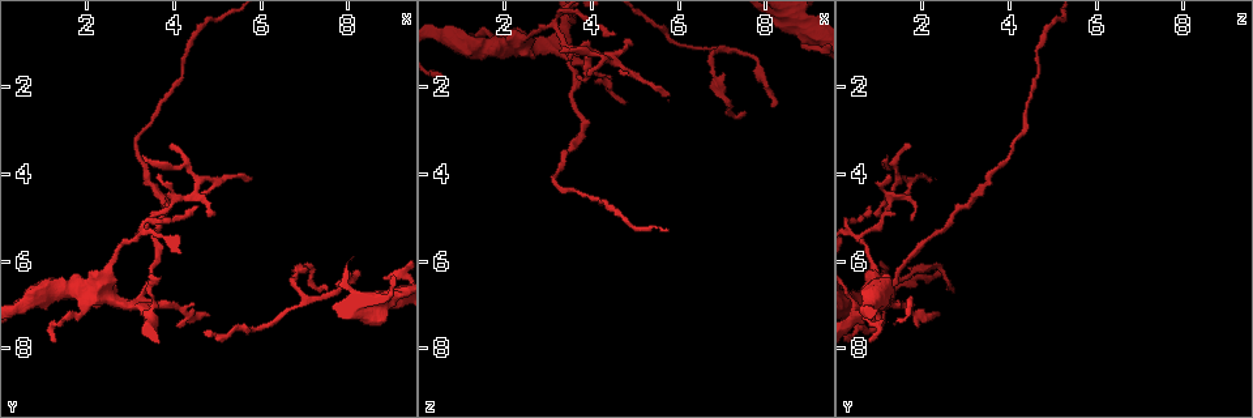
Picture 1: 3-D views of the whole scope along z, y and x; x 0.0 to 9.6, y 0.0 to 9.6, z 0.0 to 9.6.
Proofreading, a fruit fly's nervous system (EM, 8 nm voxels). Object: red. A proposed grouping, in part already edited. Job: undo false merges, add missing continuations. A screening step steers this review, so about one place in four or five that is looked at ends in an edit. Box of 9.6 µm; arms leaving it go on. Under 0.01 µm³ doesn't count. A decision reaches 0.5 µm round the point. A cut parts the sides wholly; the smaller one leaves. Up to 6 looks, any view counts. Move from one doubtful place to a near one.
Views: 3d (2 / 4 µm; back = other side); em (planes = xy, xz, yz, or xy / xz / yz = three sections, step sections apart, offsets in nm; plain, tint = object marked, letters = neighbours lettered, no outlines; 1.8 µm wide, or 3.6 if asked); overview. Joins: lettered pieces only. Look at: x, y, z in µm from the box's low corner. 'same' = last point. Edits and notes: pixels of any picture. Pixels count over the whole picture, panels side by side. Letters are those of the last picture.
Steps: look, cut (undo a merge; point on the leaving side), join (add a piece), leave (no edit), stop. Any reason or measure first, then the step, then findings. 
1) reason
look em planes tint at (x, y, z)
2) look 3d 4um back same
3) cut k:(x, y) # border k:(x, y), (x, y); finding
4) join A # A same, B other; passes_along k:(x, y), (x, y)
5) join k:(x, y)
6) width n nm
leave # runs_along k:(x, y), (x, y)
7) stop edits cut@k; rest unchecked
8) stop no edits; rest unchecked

branch stops here
look em xy step 16 letters at (3.65, 5.00, 1.75)

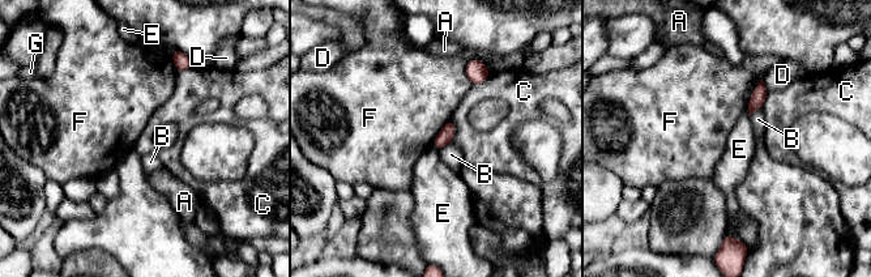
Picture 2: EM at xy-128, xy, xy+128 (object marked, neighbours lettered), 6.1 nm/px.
look em planes letters same

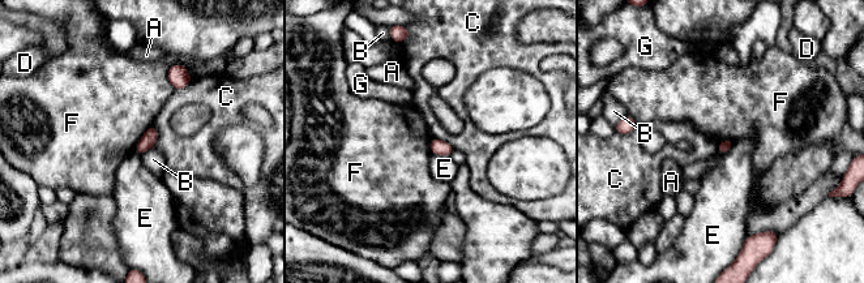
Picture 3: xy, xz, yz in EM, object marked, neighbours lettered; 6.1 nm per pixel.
width 70 nm
leave # A other, B other, C other, D other, E other, F other, G other; border 3:(166, 73), (182, 64), (192, 76); no lettered piece goes on from it

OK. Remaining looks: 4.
sudden change in width
look 3d 2um at (2.15, 6.65, 1.00)

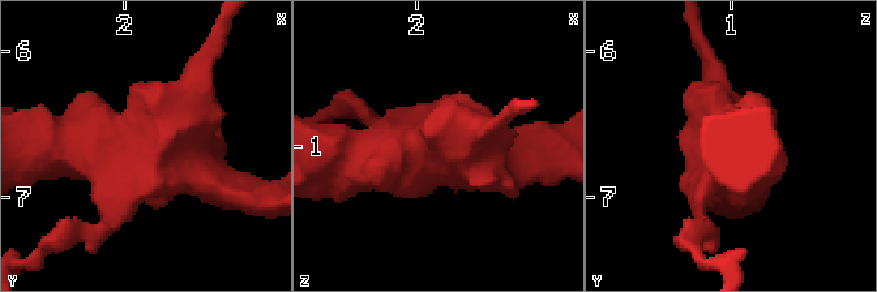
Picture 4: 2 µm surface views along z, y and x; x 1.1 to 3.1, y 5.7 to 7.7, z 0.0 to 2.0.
arms 4
look em planes tint at (2.12, 6.70, 1.04)

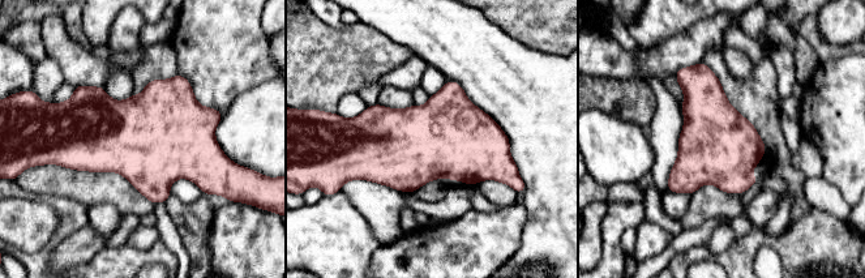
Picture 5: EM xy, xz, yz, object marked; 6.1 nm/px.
see the neighbours
look em planes letters same

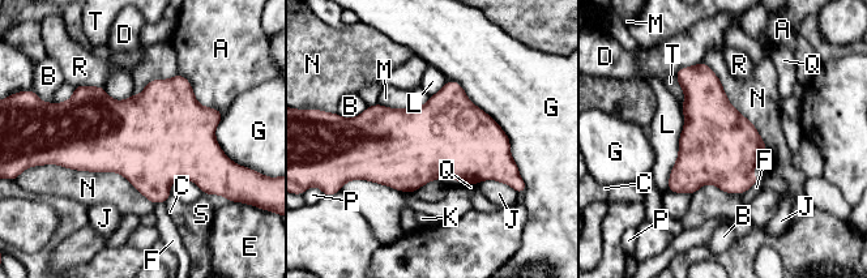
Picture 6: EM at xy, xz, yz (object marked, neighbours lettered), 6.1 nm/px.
leave # A other, B other, C other, D other, E other, F other, G other, J other, K other, L other, M other, N other, P other, Q other, R other, S other, T other; continuous, no second neuron

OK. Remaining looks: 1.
free end
look em planes letters at (7.60, 6.60, 2.60)

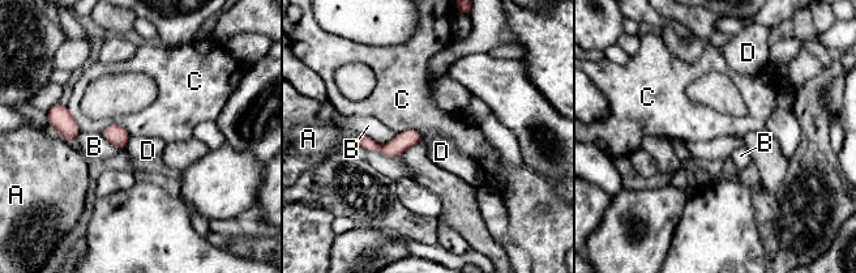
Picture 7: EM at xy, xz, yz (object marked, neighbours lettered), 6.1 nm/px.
longest_contact B 280 nm
leave # A other, B other, C other, D other; runs_along 7:(418, 136), (394, 148), (356, 140); no lettered piece goes on from it

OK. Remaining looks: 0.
stop no edits; rest unchecked

